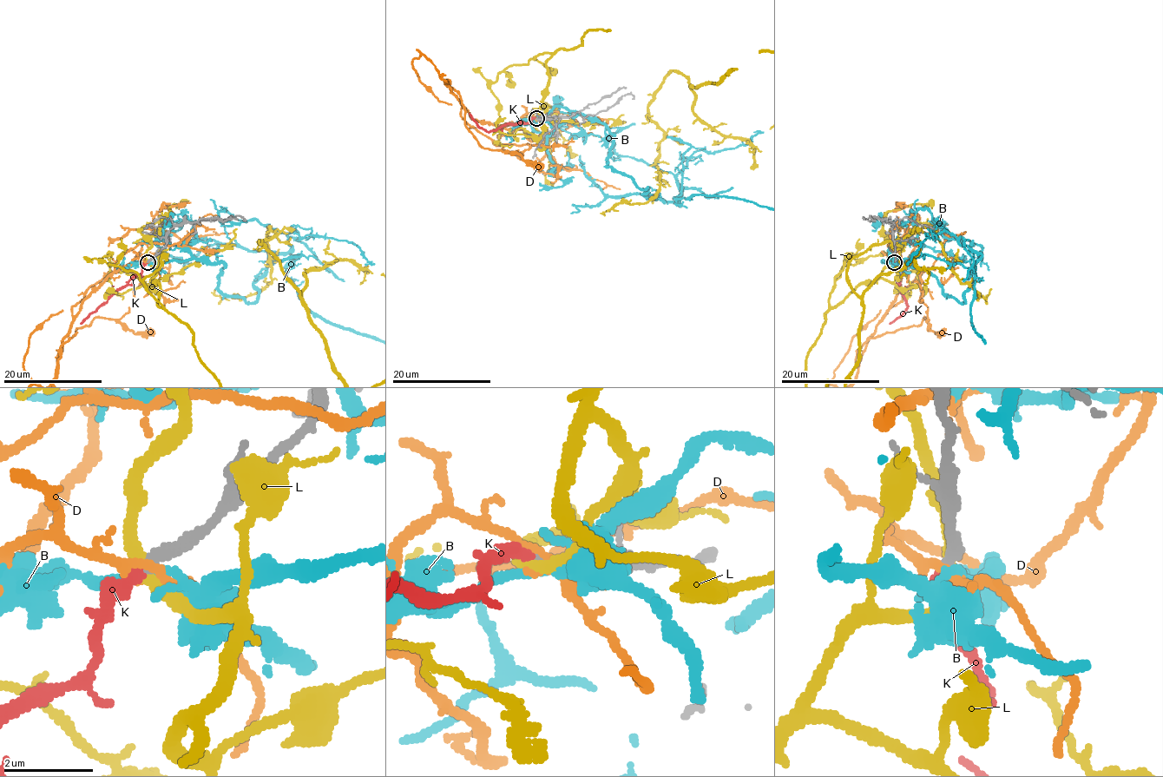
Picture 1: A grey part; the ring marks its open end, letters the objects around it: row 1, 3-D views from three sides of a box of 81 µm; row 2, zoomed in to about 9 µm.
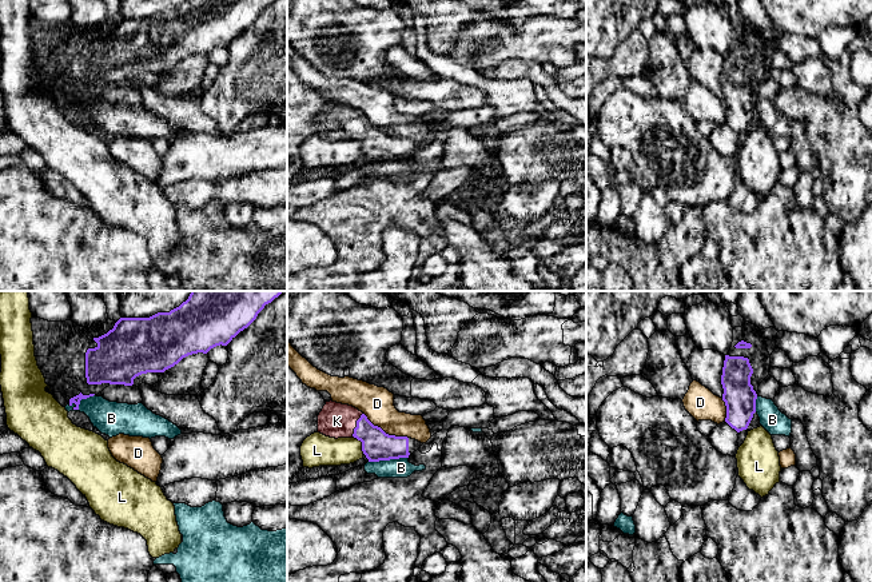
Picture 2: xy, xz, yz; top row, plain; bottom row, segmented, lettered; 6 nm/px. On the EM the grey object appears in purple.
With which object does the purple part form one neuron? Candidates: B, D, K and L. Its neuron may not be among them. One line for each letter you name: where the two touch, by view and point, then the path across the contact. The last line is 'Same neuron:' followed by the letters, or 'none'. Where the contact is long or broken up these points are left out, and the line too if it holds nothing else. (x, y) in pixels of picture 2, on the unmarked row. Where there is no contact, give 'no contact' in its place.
K: contact xz (357, 127); way xz (377, 146), (357, 127), (350, 123), (337, 122)
Same neuron: K

